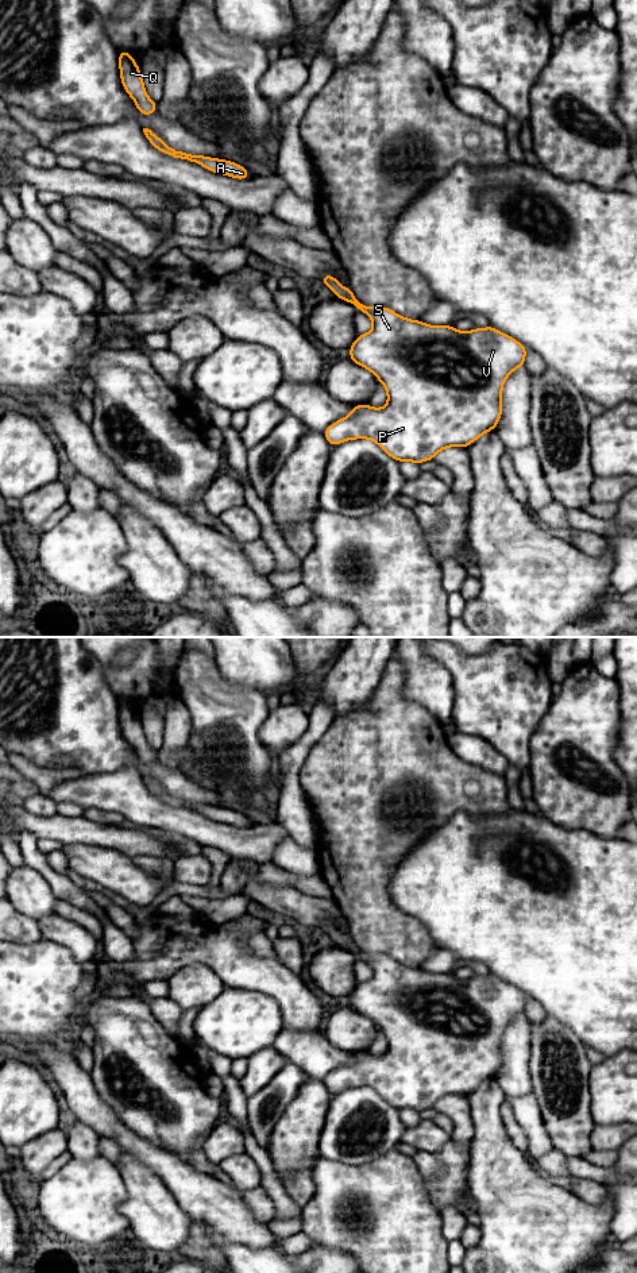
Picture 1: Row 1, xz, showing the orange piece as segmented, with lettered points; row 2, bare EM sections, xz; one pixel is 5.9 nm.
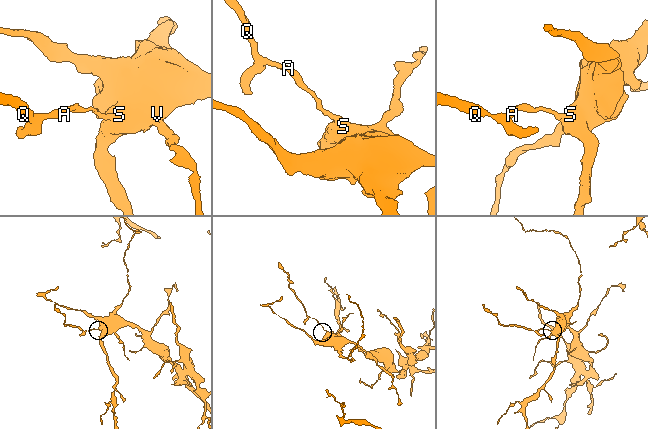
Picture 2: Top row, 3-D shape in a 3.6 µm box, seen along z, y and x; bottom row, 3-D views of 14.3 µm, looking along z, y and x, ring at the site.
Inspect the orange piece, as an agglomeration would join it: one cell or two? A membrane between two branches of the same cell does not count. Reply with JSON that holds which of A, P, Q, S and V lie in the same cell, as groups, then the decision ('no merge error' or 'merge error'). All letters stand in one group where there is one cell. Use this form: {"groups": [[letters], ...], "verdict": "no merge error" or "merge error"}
{"groups": [["A", "P", "Q", "S", "V"]], "verdict": "no merge error"}

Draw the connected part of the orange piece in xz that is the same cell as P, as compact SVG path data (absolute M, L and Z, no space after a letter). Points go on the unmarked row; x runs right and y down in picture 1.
M331 922L320 927L335 944L352 952L372 968L372 977L358 983L351 992L350 1007L371 1019L385 1034L387 1052L371 1056L354 1053L354 1058L331 1072L323 1083L335 1095L347 1088L375 1089L397 1110L422 1111L448 1095L467 1096L502 1066L502 1037L507 1025L525 1014L526 995L511 984L489 973L468 980L453 973L429 973L399 964L386 954L370 956Z

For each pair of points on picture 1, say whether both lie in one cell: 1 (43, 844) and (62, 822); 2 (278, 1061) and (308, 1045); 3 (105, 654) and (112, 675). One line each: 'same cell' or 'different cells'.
1: different cells
2: different cells
3: same cell

